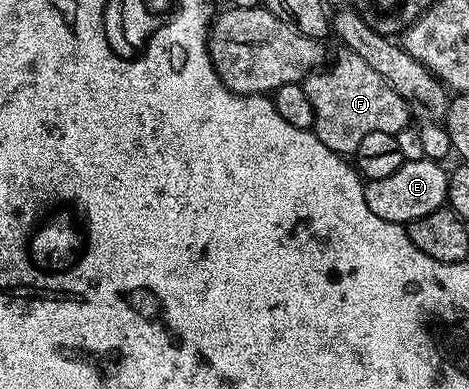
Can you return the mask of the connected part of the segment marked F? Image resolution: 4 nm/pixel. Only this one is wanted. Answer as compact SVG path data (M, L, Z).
M349 51L331 60L326 68L315 71L301 82L301 87L308 95L308 103L314 108L313 132L333 153L343 155L353 154L360 147L364 135L372 135L372 131L381 133L398 134L401 129L409 126L412 114L400 95L391 87L384 78L360 55Z

